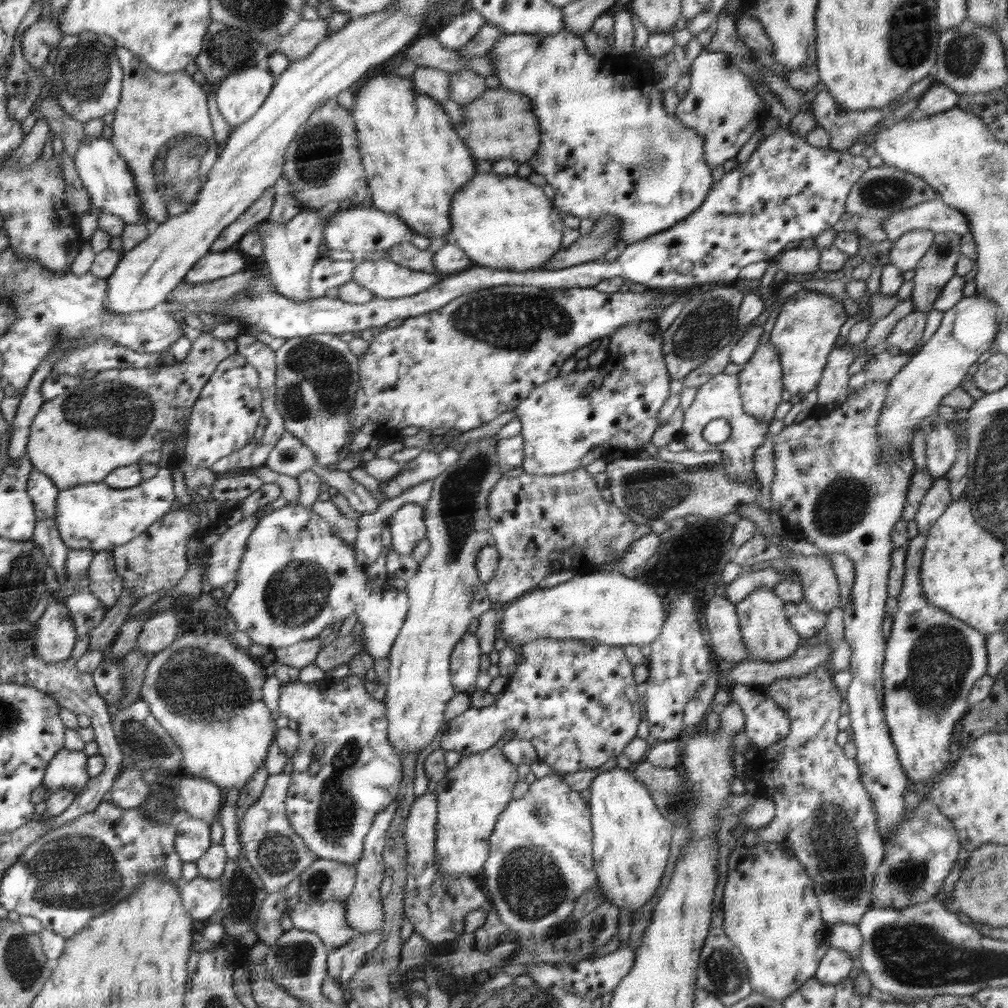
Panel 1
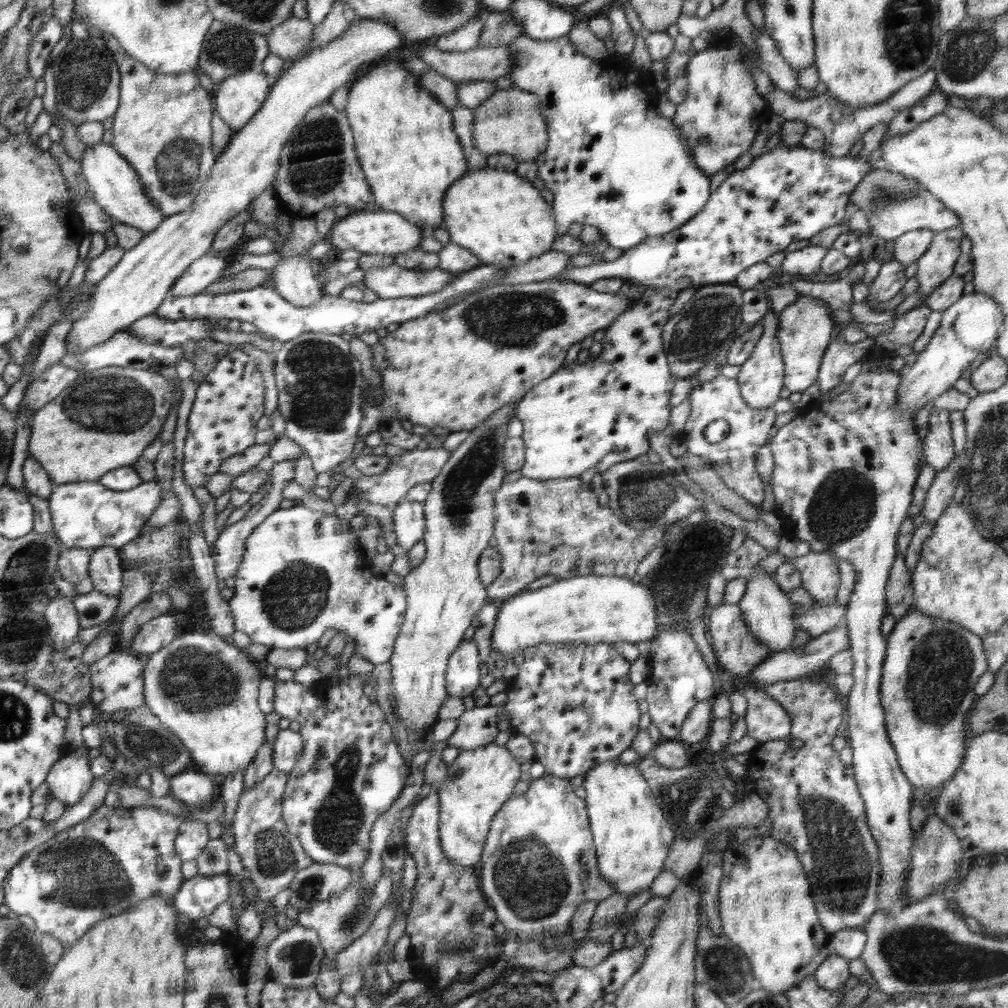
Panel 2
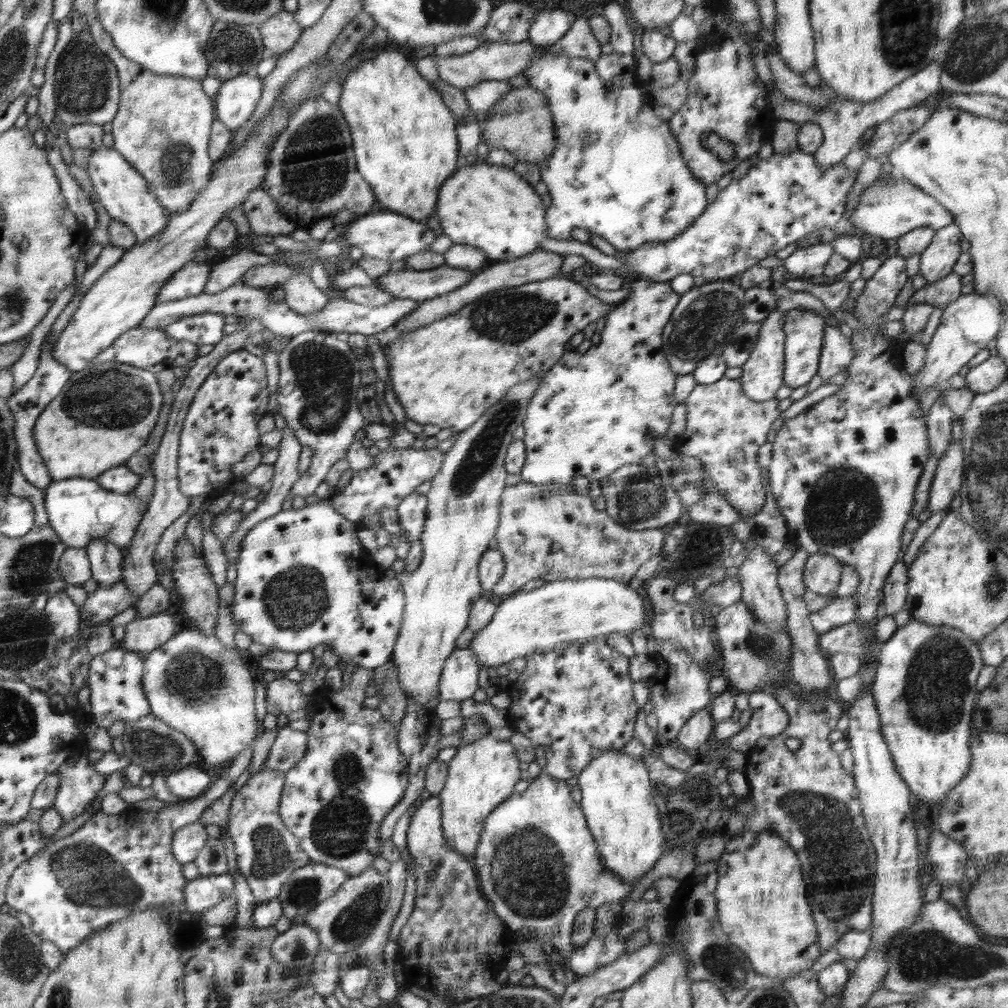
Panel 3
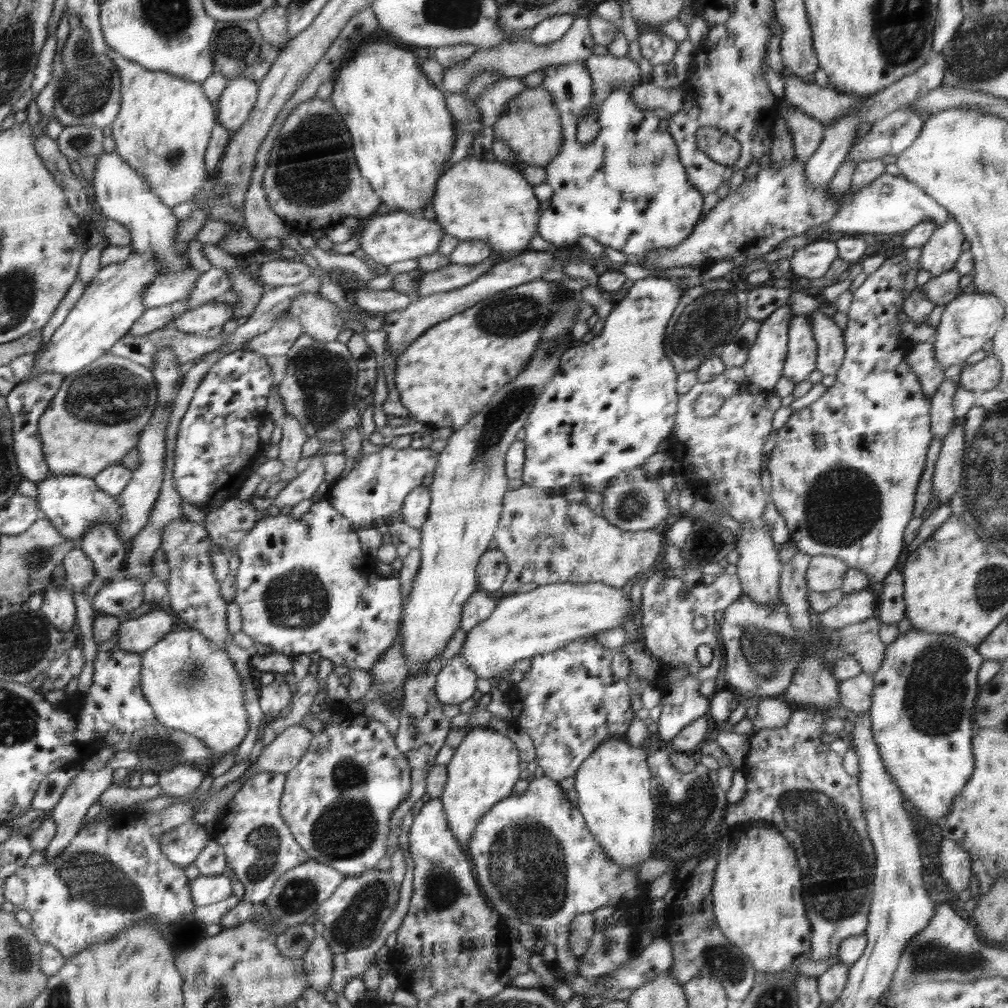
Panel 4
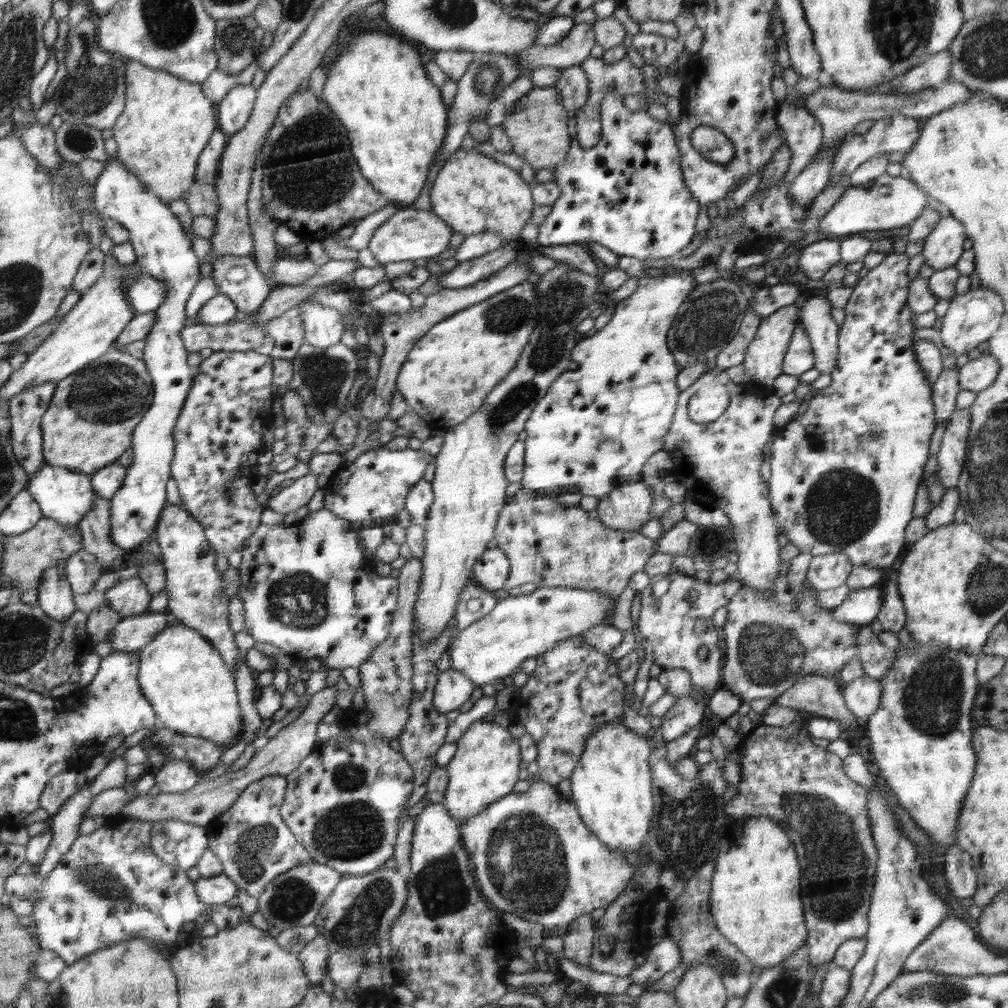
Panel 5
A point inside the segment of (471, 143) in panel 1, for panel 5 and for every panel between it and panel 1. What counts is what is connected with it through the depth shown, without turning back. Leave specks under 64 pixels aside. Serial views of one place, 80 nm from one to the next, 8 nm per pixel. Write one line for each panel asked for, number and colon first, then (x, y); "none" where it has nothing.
2: (510, 122)
3: (520, 122)
4: (530, 127)
5: (538, 128)

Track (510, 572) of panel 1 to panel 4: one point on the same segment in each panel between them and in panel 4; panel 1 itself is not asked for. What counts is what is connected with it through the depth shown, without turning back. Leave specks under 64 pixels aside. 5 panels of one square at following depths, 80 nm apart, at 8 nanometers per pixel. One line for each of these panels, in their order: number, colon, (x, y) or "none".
2: (555, 527)
3: (545, 531)
4: (545, 538)

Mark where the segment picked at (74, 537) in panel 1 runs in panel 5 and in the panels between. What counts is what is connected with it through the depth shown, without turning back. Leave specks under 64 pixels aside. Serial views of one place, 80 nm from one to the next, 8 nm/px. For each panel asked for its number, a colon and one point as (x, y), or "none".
2: (85, 514)
3: (79, 510)
4: (73, 503)
5: (65, 495)

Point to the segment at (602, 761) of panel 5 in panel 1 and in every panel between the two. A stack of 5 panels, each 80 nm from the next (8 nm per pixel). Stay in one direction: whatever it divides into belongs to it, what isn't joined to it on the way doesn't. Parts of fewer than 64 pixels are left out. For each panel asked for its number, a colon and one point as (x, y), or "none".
1: (631, 838)
2: (631, 836)
3: (617, 801)
4: (614, 786)

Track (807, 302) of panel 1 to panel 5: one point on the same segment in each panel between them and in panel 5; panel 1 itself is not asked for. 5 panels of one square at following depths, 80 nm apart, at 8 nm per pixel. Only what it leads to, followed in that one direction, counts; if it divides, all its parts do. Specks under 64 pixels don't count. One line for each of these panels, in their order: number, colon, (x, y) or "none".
2: (805, 328)
3: (804, 330)
4: (801, 356)
5: (798, 359)

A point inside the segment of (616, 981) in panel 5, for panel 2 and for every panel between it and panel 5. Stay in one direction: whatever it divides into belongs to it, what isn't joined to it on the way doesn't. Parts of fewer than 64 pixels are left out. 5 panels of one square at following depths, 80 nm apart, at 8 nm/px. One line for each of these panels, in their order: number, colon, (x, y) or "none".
2: (538, 865)
3: (538, 864)
4: (535, 860)

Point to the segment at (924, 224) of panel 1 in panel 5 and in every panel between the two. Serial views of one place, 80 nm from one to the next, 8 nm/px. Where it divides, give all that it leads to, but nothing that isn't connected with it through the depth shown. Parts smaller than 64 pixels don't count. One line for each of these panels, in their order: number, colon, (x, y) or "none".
2: (925, 211)
3: (892, 207)
4: (891, 204)
5: (887, 202)

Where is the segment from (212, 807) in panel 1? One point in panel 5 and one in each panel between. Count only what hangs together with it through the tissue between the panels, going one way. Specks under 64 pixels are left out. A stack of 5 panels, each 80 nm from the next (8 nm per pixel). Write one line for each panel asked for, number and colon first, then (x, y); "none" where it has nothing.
2: (192, 788)
3: (188, 782)
4: (181, 779)
5: (175, 775)

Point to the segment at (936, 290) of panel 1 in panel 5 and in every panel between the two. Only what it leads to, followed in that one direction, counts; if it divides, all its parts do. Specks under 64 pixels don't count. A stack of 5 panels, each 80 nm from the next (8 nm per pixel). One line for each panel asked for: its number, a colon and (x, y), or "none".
2: (937, 264)
3: (938, 260)
4: (940, 254)
5: (943, 247)

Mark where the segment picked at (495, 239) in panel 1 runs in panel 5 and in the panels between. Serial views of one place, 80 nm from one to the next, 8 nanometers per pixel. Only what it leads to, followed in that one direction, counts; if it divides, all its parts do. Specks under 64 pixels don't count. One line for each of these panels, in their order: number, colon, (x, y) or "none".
2: (500, 217)
3: (490, 207)
4: (489, 201)
5: (472, 193)

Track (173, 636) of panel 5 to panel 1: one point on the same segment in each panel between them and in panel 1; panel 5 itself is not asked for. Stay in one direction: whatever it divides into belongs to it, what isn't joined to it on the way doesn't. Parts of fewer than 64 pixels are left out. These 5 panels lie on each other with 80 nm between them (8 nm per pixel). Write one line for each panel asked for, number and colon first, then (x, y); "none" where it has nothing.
1: (205, 692)
2: (203, 690)
3: (196, 686)
4: (191, 686)

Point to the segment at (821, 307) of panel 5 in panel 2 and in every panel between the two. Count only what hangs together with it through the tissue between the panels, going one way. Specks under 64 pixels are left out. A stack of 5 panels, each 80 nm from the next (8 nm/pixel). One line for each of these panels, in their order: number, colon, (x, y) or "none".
2: (839, 355)
3: (837, 351)
4: (831, 347)

